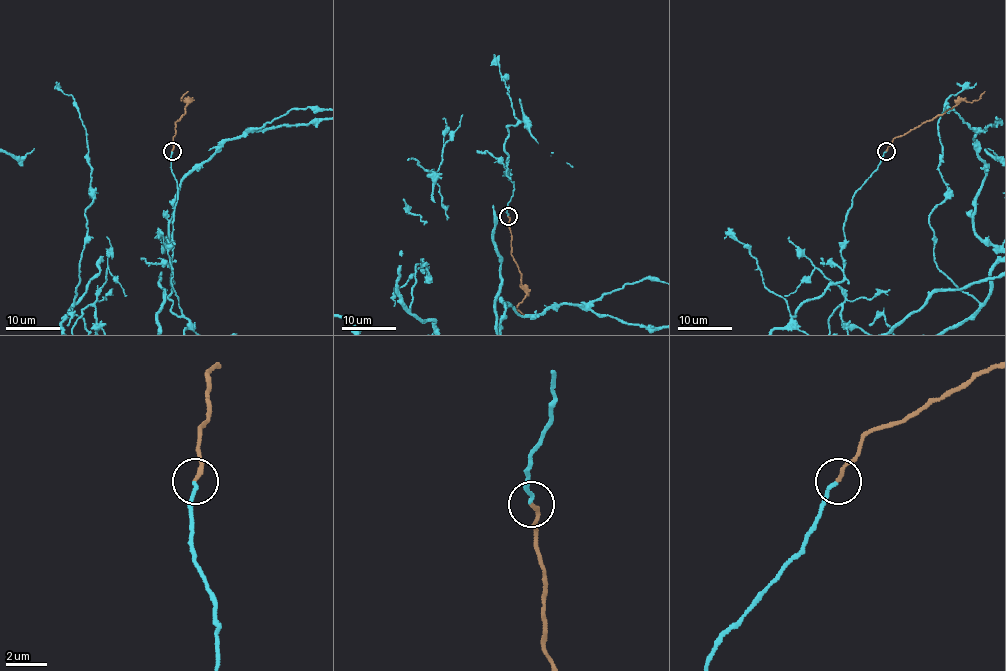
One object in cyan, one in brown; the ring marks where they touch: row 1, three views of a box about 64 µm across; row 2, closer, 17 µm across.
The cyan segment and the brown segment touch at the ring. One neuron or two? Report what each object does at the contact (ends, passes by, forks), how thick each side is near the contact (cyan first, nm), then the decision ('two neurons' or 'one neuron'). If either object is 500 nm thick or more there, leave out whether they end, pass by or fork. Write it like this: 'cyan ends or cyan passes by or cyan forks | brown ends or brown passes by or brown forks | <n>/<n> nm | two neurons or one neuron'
cyan ends | brown ends | 180/180 nm | one neuron

